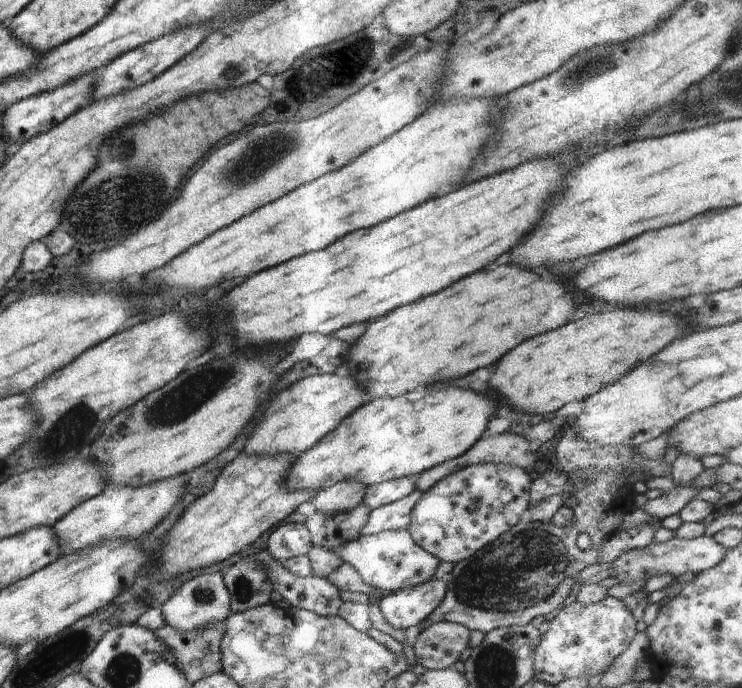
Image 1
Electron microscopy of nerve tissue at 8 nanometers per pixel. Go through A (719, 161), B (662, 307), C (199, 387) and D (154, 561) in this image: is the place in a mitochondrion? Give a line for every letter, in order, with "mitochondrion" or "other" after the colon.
A: other
B: other
C: mitochondrion
D: other

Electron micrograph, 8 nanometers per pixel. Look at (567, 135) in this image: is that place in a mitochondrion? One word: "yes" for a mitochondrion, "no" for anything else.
no

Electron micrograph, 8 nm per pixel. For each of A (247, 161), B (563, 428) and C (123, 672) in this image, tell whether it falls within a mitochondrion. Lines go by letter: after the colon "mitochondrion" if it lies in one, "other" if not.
A: mitochondrion
B: other
C: mitochondrion

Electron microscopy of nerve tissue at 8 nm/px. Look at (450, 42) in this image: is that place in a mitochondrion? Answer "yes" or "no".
no

